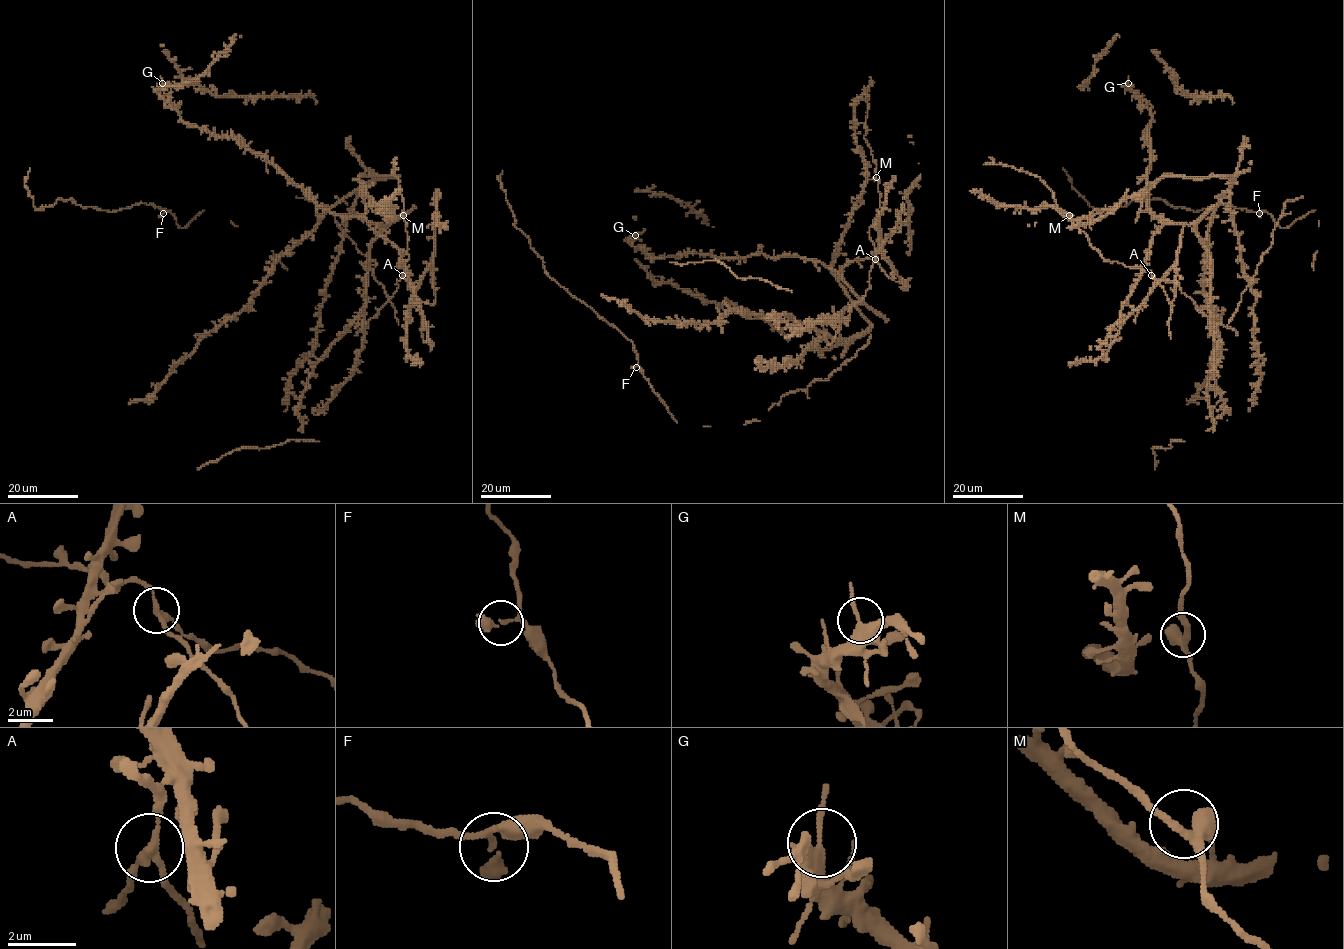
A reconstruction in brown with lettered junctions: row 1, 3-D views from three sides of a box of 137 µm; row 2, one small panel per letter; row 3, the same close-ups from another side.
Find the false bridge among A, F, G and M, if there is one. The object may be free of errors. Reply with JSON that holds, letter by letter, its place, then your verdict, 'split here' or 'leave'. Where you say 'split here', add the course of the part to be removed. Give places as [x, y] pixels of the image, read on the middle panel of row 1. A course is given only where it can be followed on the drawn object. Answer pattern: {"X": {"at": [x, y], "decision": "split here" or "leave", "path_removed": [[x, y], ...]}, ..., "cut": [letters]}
{"A": {"at": [875, 259], "decision": "split here", "path_removed": [[875, 259], [869, 279], [870, 286], [863, 299], [851, 308], [850, 315], [840, 320], [839, 329], [827, 345]]}, "F": {"at": [636, 367], "decision": "leave"}, "G": {"at": [635, 235], "decision": "leave"}, "M": {"at": [876, 177], "decision": "leave"}, "cut": ["A"]}

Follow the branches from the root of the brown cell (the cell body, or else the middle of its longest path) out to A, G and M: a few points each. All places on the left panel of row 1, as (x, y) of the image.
A: (392, 297), (398, 286), (396, 281), (402, 275)
G: (392, 297), (404, 268), (397, 248), (363, 219), (325, 210), (236, 140), (188, 126), (157, 91), (162, 83)
M: (392, 297), (398, 286), (396, 281), (403, 274), (403, 270), (396, 264), (408, 258), (403, 215)

